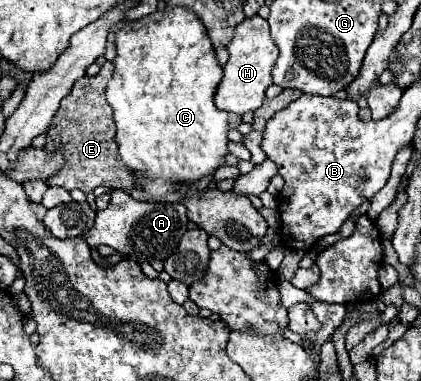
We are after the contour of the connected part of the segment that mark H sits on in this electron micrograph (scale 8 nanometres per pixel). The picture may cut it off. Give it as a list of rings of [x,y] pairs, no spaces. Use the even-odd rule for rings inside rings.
[[[261,16],[245,18],[235,28],[235,36],[227,46],[229,50],[229,62],[223,66],[223,80],[219,82],[217,94],[215,94],[215,106],[219,110],[235,112],[243,116],[245,112],[255,112],[265,98],[265,90],[273,84],[273,64],[277,62],[279,48],[275,46],[273,38],[269,36],[269,24]]]

